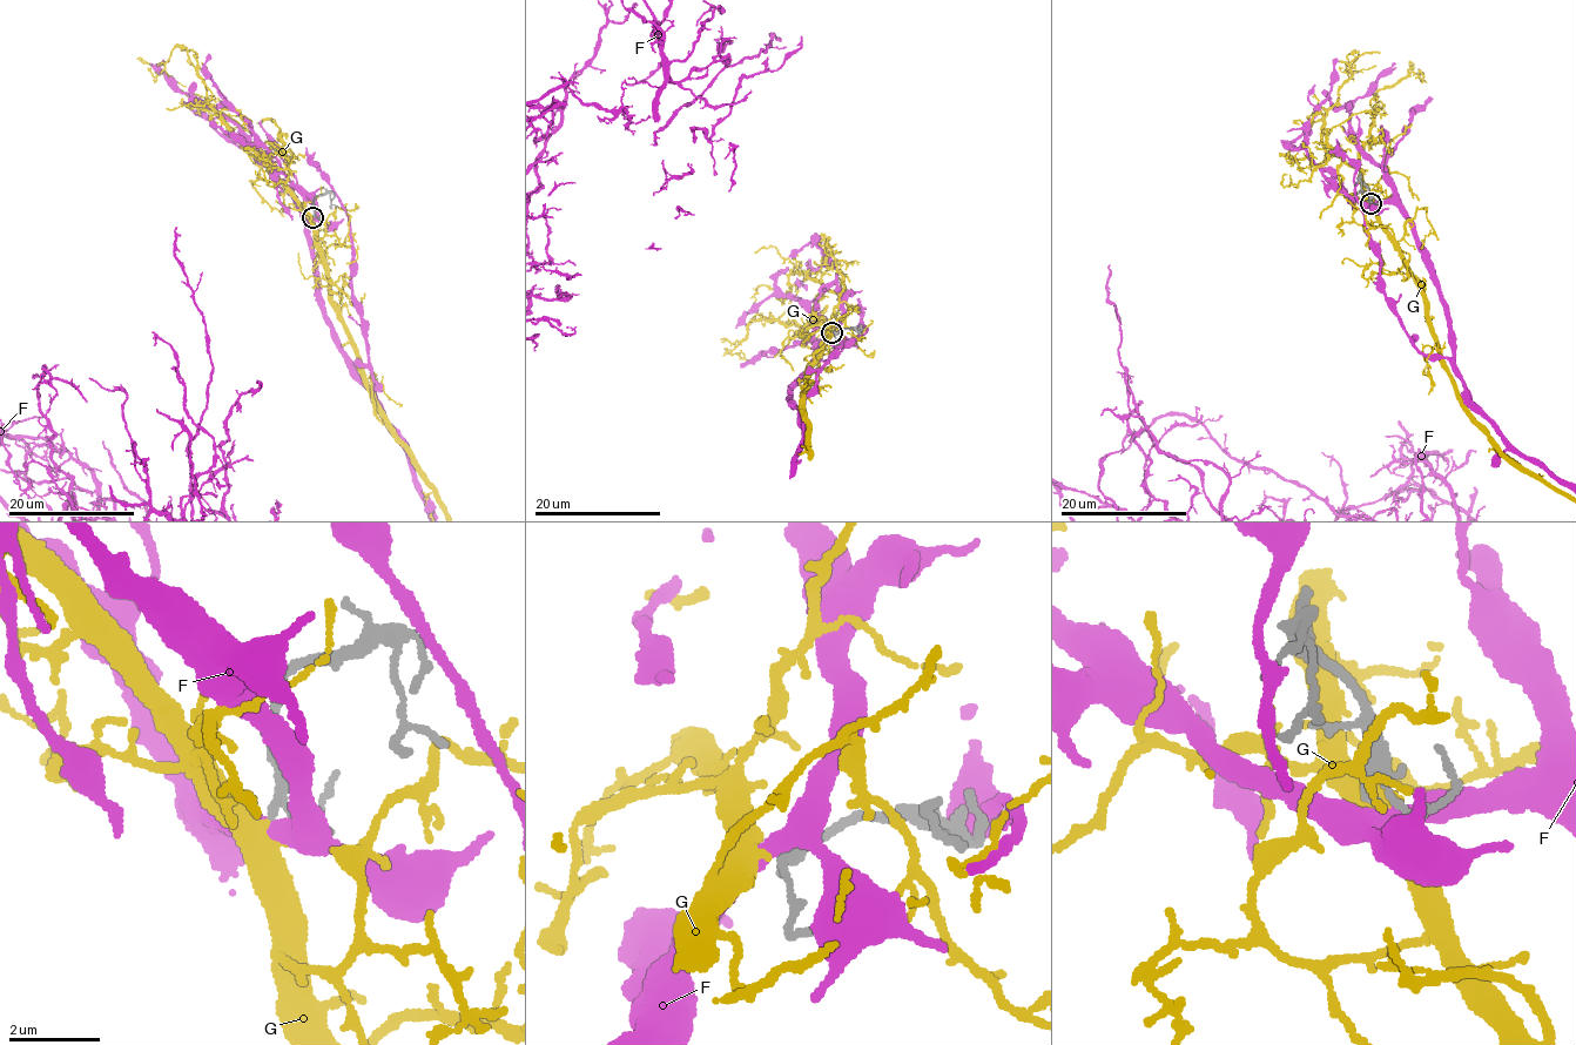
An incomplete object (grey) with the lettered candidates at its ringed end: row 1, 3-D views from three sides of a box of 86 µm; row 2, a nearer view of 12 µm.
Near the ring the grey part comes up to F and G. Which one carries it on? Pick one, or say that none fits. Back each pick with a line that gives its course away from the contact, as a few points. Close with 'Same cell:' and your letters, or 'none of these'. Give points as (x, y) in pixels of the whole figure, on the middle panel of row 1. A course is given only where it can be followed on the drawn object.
Same cell: G

